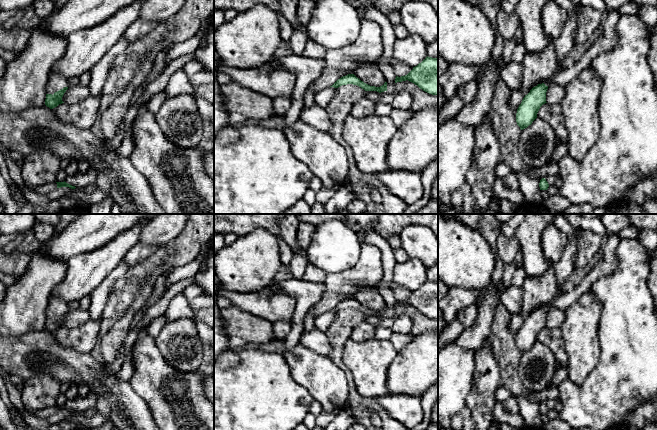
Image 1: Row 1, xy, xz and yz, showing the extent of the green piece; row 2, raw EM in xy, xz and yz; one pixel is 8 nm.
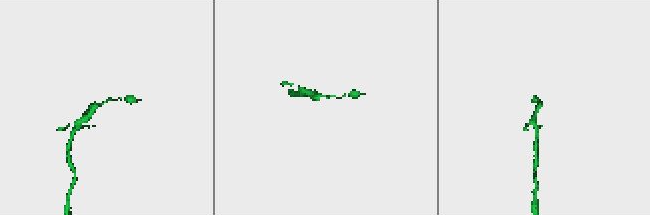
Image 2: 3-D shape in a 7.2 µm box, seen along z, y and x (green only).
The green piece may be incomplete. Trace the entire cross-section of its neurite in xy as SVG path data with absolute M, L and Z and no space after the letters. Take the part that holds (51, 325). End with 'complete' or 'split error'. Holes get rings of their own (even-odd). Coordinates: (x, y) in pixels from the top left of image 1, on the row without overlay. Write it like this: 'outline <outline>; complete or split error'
outline M51 297L46 309L45 329L50 333L64 327L62 321L69 311L68 303L59 297Z; split error

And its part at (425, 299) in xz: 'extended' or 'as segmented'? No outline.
as segmented

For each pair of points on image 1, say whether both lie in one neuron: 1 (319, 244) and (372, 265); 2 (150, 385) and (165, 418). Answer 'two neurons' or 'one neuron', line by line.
1: two neurons
2: one neuron

